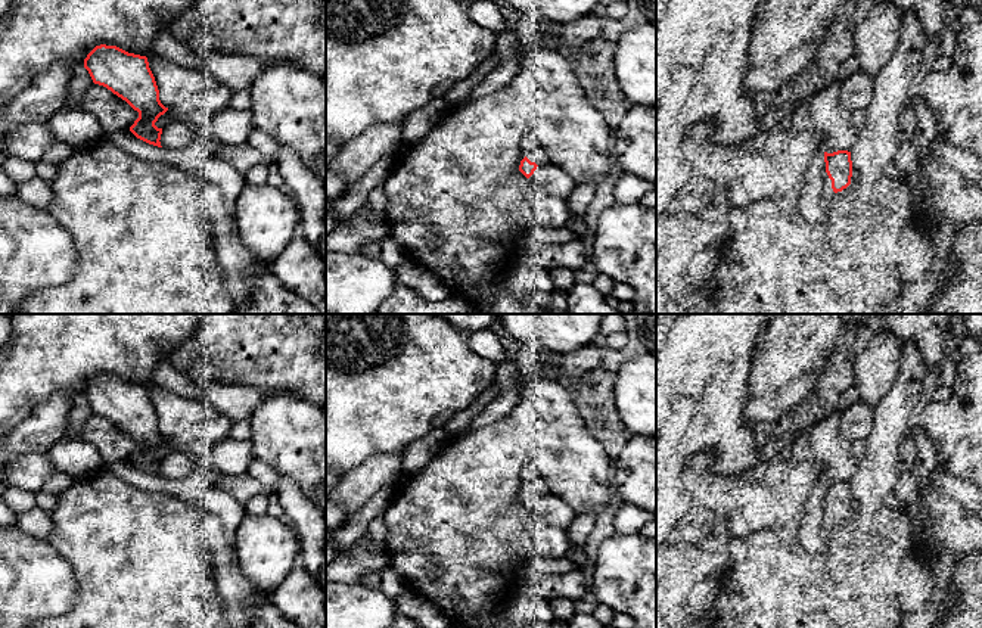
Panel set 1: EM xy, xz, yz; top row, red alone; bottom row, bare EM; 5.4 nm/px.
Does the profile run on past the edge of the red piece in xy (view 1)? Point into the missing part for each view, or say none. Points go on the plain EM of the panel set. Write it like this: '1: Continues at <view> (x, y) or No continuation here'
1: No continuation here

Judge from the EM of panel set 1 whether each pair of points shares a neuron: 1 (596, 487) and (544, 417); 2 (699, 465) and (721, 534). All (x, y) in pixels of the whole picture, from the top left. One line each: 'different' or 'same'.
1: same
2: different

